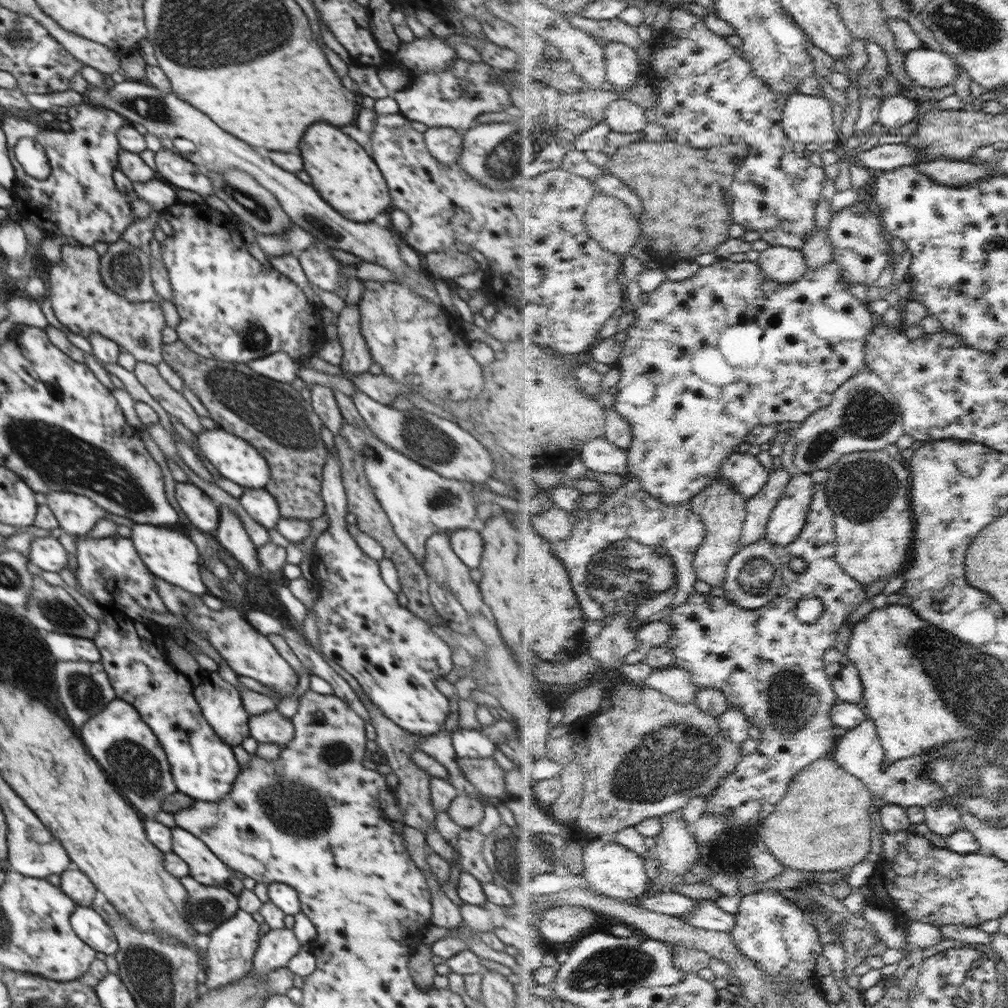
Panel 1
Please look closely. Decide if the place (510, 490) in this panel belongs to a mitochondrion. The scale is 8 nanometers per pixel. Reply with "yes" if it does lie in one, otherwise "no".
no

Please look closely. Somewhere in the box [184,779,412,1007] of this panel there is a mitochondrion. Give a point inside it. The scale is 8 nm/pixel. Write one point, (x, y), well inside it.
(208, 911)

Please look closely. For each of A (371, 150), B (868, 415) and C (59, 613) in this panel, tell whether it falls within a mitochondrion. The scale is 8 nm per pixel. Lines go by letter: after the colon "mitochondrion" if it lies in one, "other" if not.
A: other
B: mitochondrion
C: mitochondrion

